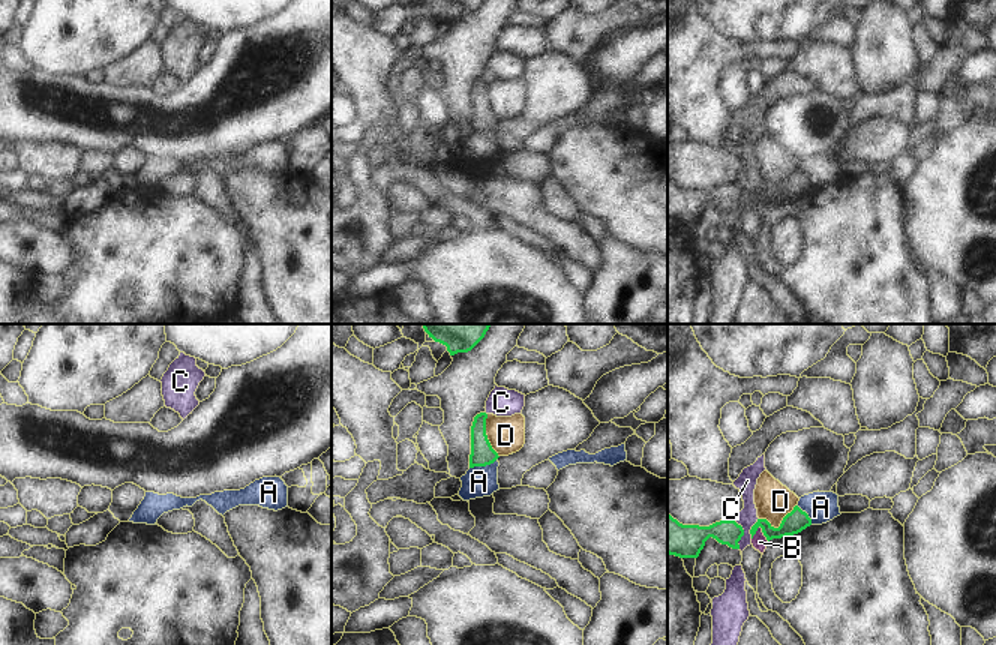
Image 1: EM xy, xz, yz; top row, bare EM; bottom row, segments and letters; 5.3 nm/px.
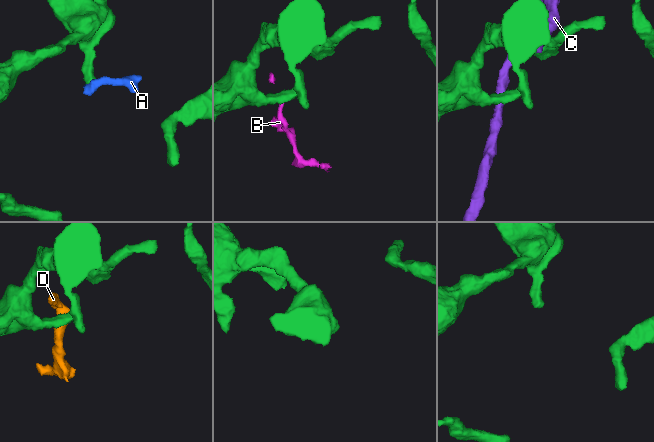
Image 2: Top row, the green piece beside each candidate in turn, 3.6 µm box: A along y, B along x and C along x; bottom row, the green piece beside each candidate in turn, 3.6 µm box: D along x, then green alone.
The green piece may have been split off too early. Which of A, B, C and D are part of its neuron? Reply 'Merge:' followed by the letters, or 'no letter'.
Merge: no letter

